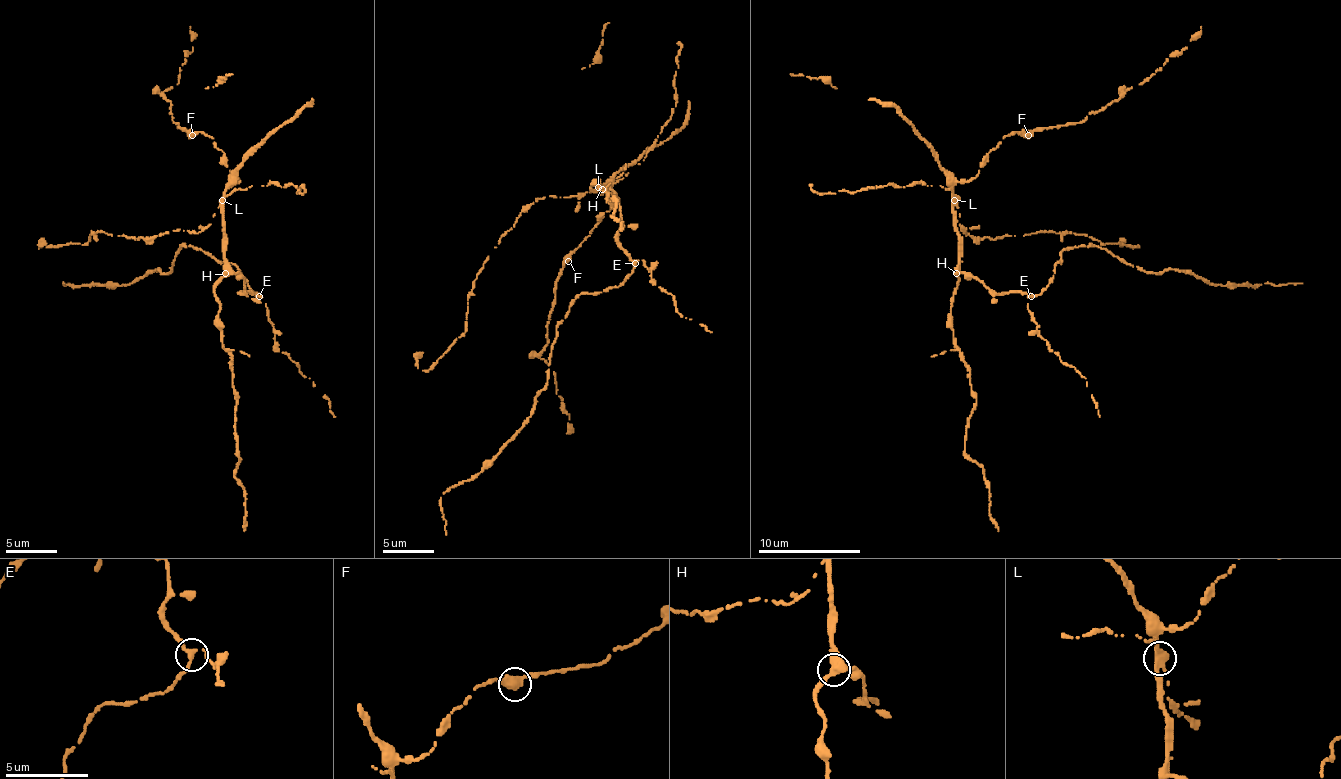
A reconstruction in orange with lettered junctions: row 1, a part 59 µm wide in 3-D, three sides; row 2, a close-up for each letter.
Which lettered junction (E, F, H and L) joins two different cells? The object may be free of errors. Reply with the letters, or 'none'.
L

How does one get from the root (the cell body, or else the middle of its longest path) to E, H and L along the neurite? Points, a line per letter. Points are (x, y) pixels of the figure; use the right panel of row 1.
E: (974, 279), (979, 279), (997, 294), (1025, 291), (1031, 296)
H: (974, 279), (956, 273)
L: (974, 279), (956, 271), (959, 232), (954, 199)

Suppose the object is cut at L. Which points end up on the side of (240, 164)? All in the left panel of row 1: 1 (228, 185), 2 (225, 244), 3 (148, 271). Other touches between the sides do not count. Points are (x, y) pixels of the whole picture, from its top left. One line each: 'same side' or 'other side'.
1: same side
2: same side
3: same side

